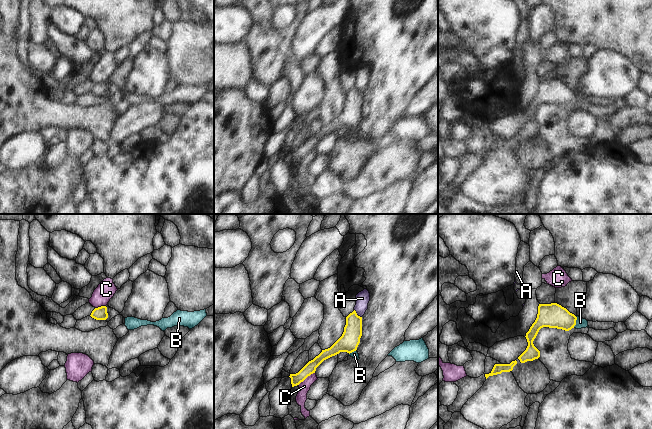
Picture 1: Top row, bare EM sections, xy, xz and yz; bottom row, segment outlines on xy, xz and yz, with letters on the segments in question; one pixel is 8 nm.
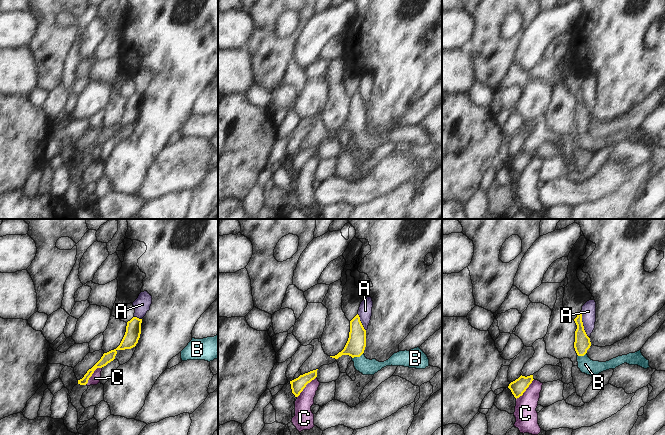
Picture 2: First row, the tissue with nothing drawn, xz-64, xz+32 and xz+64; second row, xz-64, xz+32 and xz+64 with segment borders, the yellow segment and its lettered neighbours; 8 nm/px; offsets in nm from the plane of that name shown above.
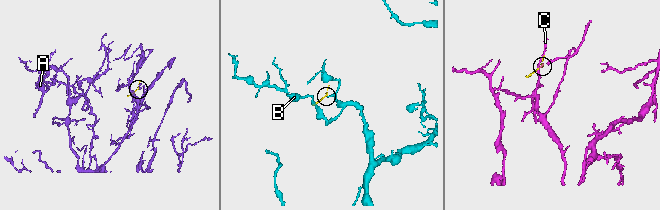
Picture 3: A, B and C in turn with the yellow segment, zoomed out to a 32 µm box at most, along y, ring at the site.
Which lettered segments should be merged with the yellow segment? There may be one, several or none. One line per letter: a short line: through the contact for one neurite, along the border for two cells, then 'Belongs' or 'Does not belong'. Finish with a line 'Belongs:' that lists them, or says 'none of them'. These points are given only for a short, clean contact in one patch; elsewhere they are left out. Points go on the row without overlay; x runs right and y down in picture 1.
A: Line: xz (354, 85), (361, 93). Does not belong
B: Line: yz (553, 91), (566, 97), (575, 98), (580, 98). Belongs
C: Does not belong
Belongs: B

